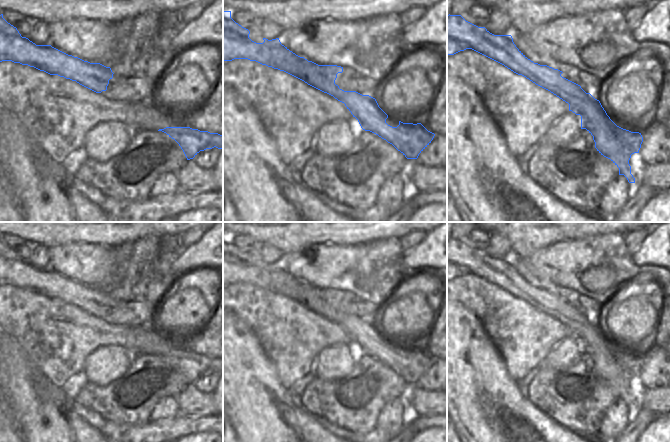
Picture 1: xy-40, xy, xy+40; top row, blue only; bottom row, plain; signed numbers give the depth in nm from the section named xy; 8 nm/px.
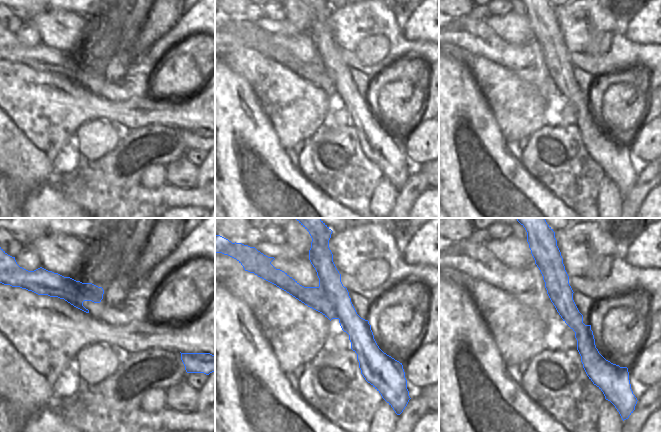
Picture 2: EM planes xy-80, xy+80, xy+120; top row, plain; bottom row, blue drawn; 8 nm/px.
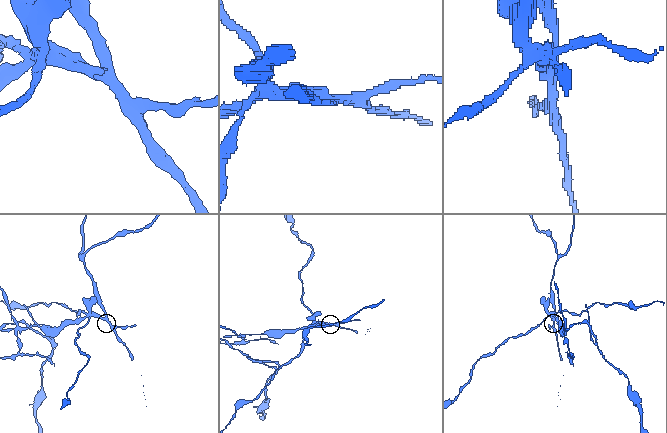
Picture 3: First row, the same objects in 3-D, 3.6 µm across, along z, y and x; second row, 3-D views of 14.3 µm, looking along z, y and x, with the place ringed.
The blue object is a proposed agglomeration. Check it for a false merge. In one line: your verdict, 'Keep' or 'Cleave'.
Cleave.

